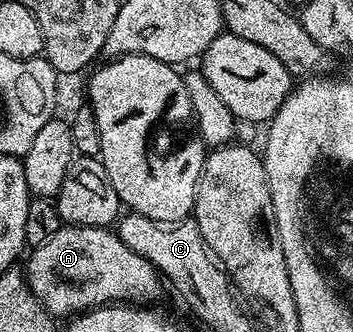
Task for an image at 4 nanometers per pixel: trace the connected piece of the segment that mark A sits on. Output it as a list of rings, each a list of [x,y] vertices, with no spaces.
[[[62,225],[61,231],[47,244],[32,247],[29,263],[23,269],[29,280],[31,292],[45,305],[45,309],[54,316],[76,316],[87,310],[96,310],[99,306],[110,304],[153,304],[161,294],[162,275],[139,252],[131,252],[127,244],[112,229],[104,226]]]

